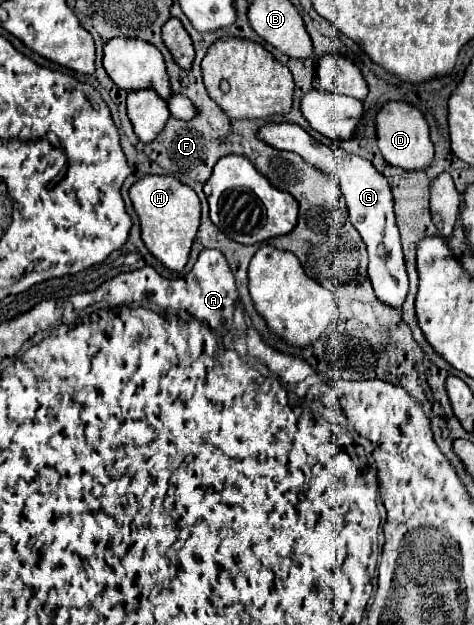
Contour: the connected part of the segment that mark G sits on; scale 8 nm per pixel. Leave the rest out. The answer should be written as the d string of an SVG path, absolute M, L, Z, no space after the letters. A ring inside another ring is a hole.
M266 124L260 130L260 138L268 144L272 144L278 150L296 152L304 158L306 164L314 166L328 178L334 178L340 184L340 190L346 198L350 220L358 234L362 236L362 242L366 244L370 264L368 264L368 276L372 282L372 288L376 292L376 298L386 304L388 308L402 308L406 294L408 294L408 274L404 266L402 246L400 246L400 234L398 226L394 222L394 200L390 186L386 178L374 168L374 164L366 158L360 158L356 154L346 154L338 148L330 148L322 142L316 142L306 130L302 130L298 124Z

